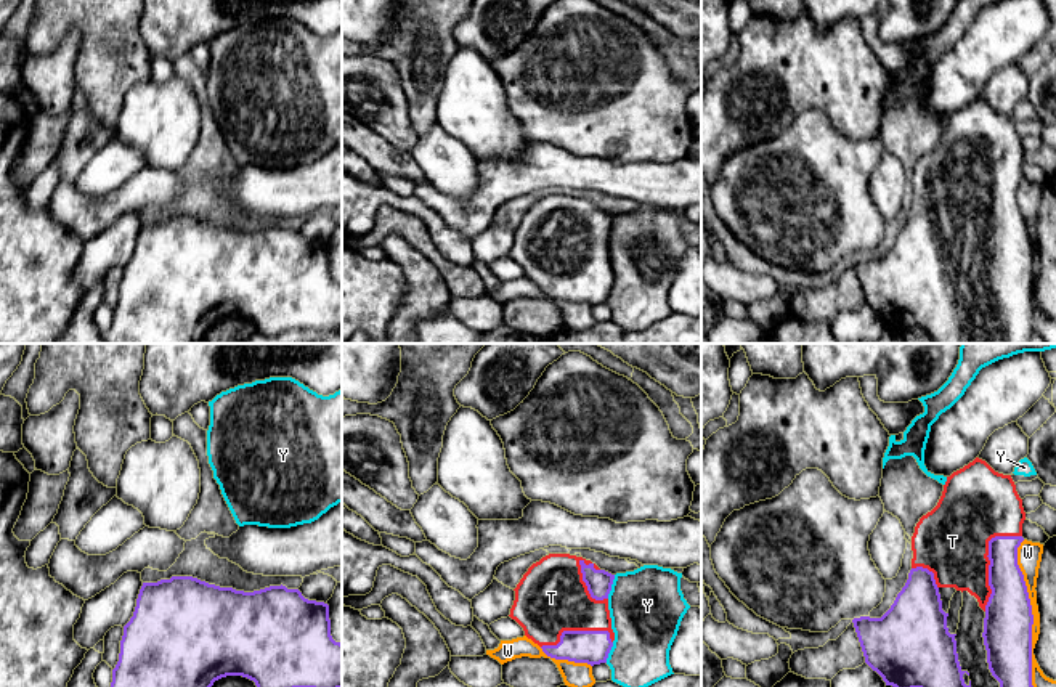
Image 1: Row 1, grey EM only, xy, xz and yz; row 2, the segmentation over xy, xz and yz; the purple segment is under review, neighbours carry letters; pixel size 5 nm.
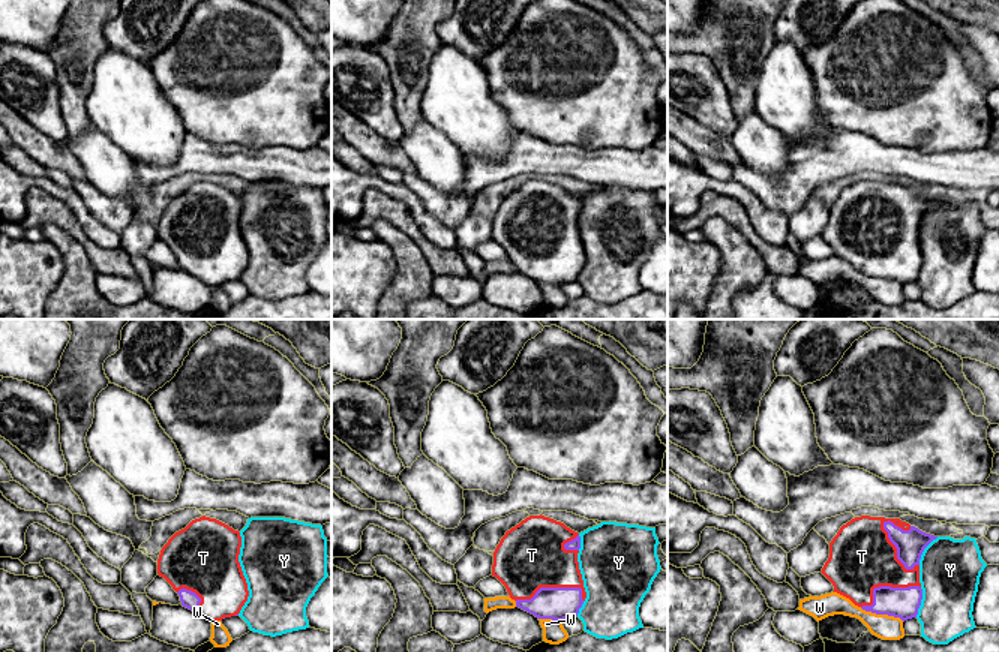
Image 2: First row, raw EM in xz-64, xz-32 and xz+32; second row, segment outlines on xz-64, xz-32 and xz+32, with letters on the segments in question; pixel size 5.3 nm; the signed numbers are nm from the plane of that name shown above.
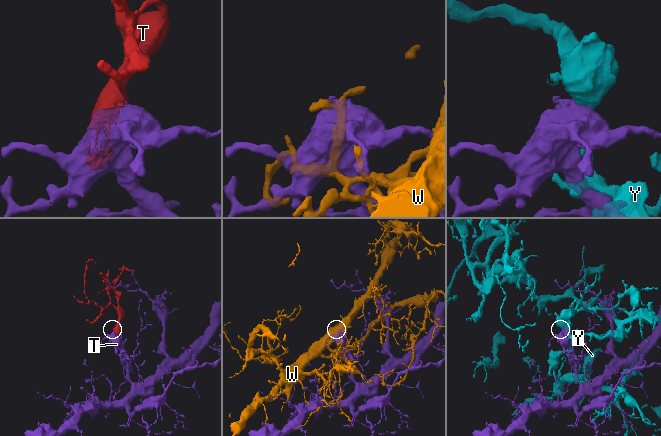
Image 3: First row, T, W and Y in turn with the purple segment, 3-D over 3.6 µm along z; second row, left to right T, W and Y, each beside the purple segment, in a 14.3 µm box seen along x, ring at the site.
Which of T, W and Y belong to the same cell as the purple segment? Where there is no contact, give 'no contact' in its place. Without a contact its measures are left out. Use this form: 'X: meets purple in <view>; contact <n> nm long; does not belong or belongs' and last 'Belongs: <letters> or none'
T: meets purple in yz; contact 420 nm long; belongs
W: meets purple in yz; contact 750 nm long; does not belong
Y: meets purple in xz; contact 130 nm long; does not belong
Belongs: T

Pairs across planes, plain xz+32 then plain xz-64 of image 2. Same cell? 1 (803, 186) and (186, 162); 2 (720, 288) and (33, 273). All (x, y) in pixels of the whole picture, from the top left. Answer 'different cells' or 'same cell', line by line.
1: same cell
2: different cells

